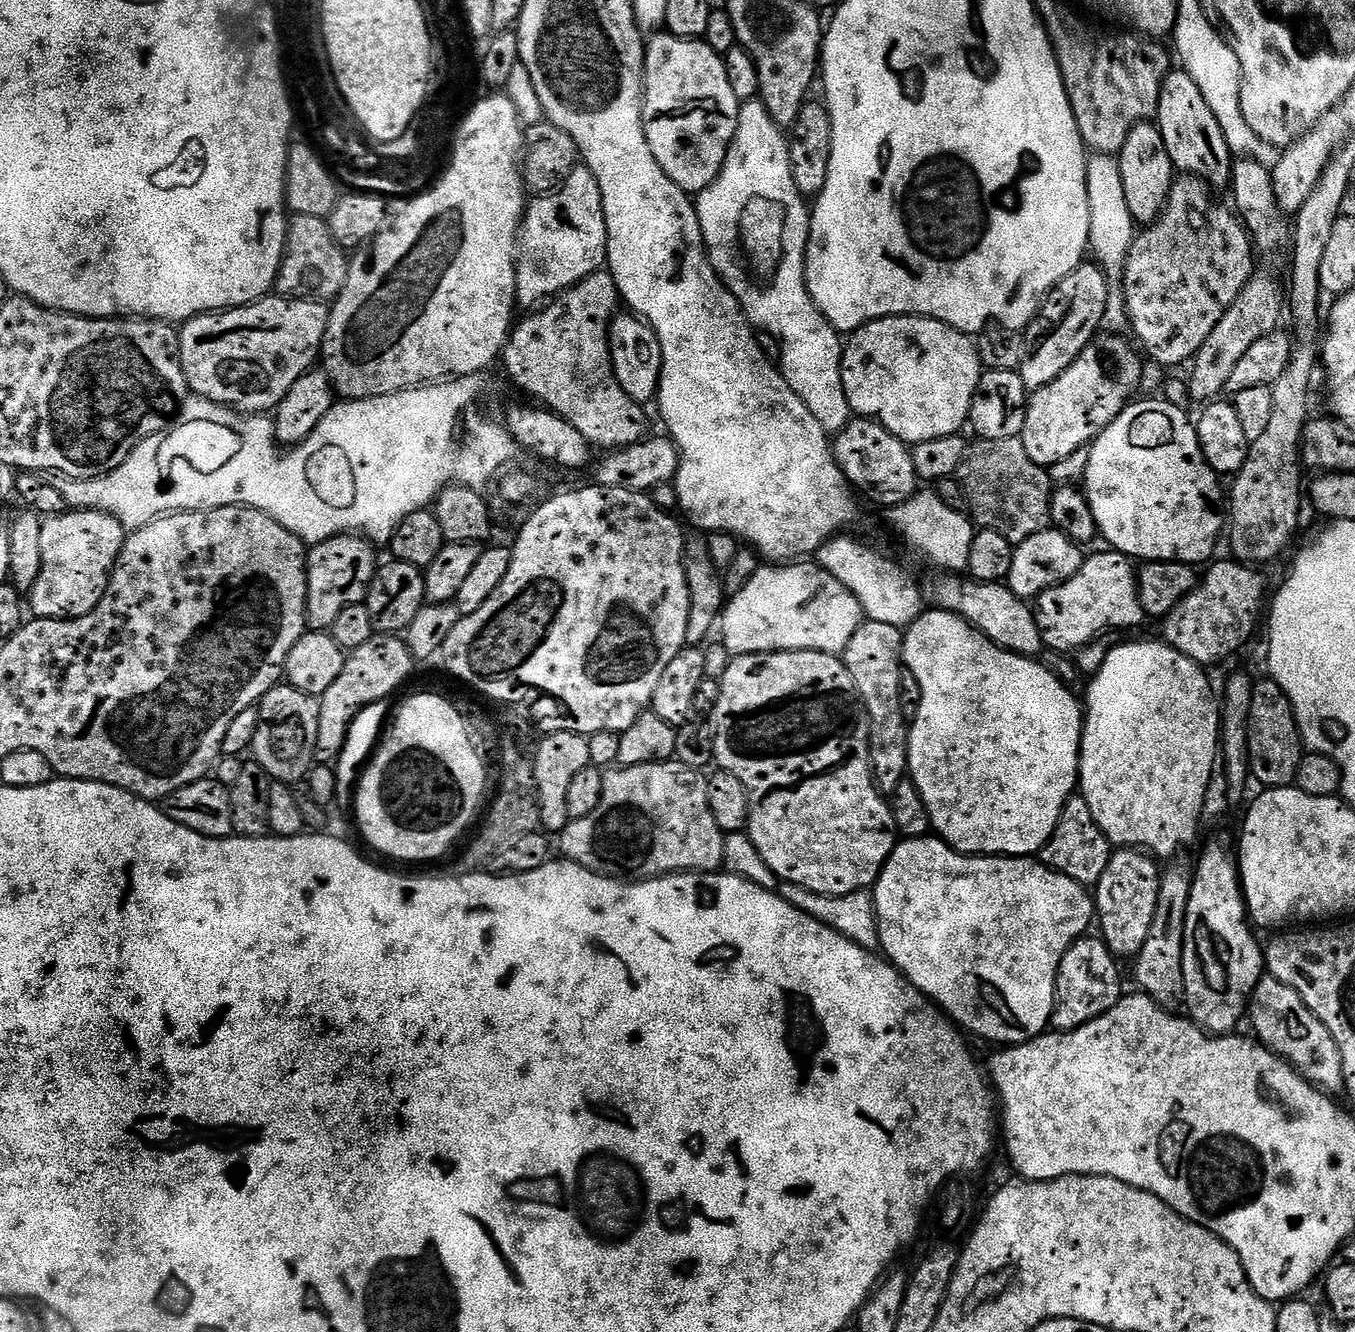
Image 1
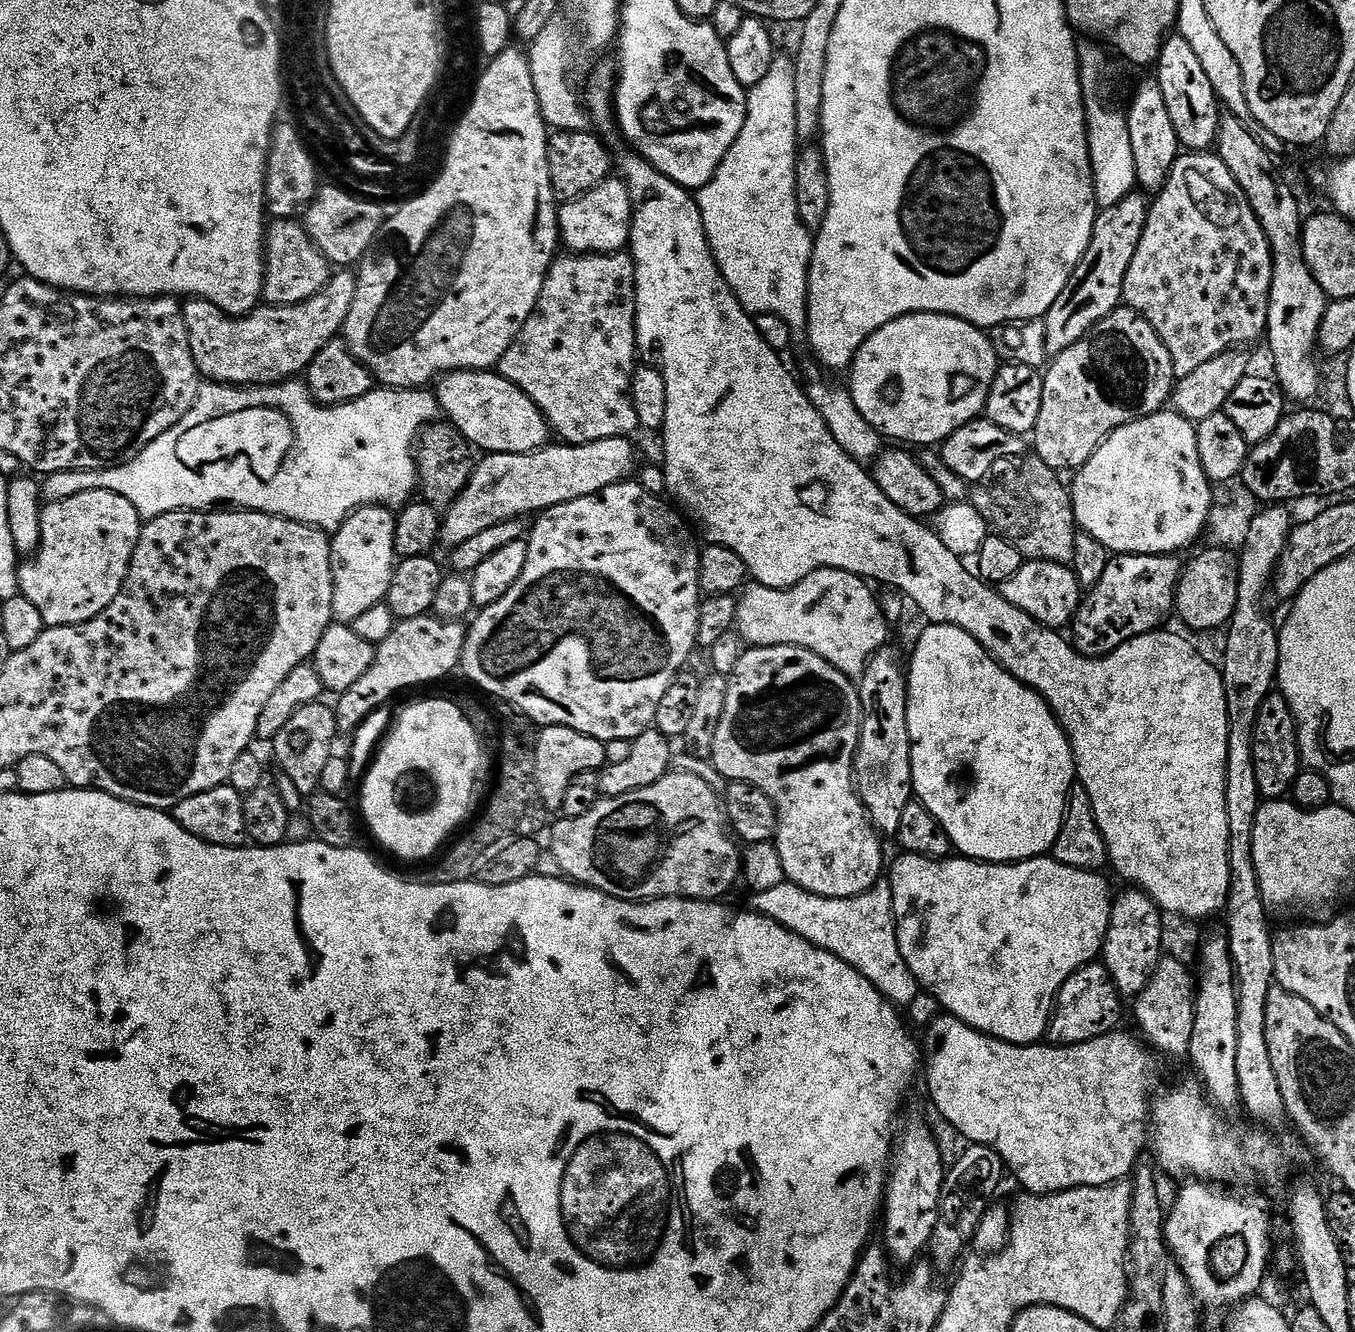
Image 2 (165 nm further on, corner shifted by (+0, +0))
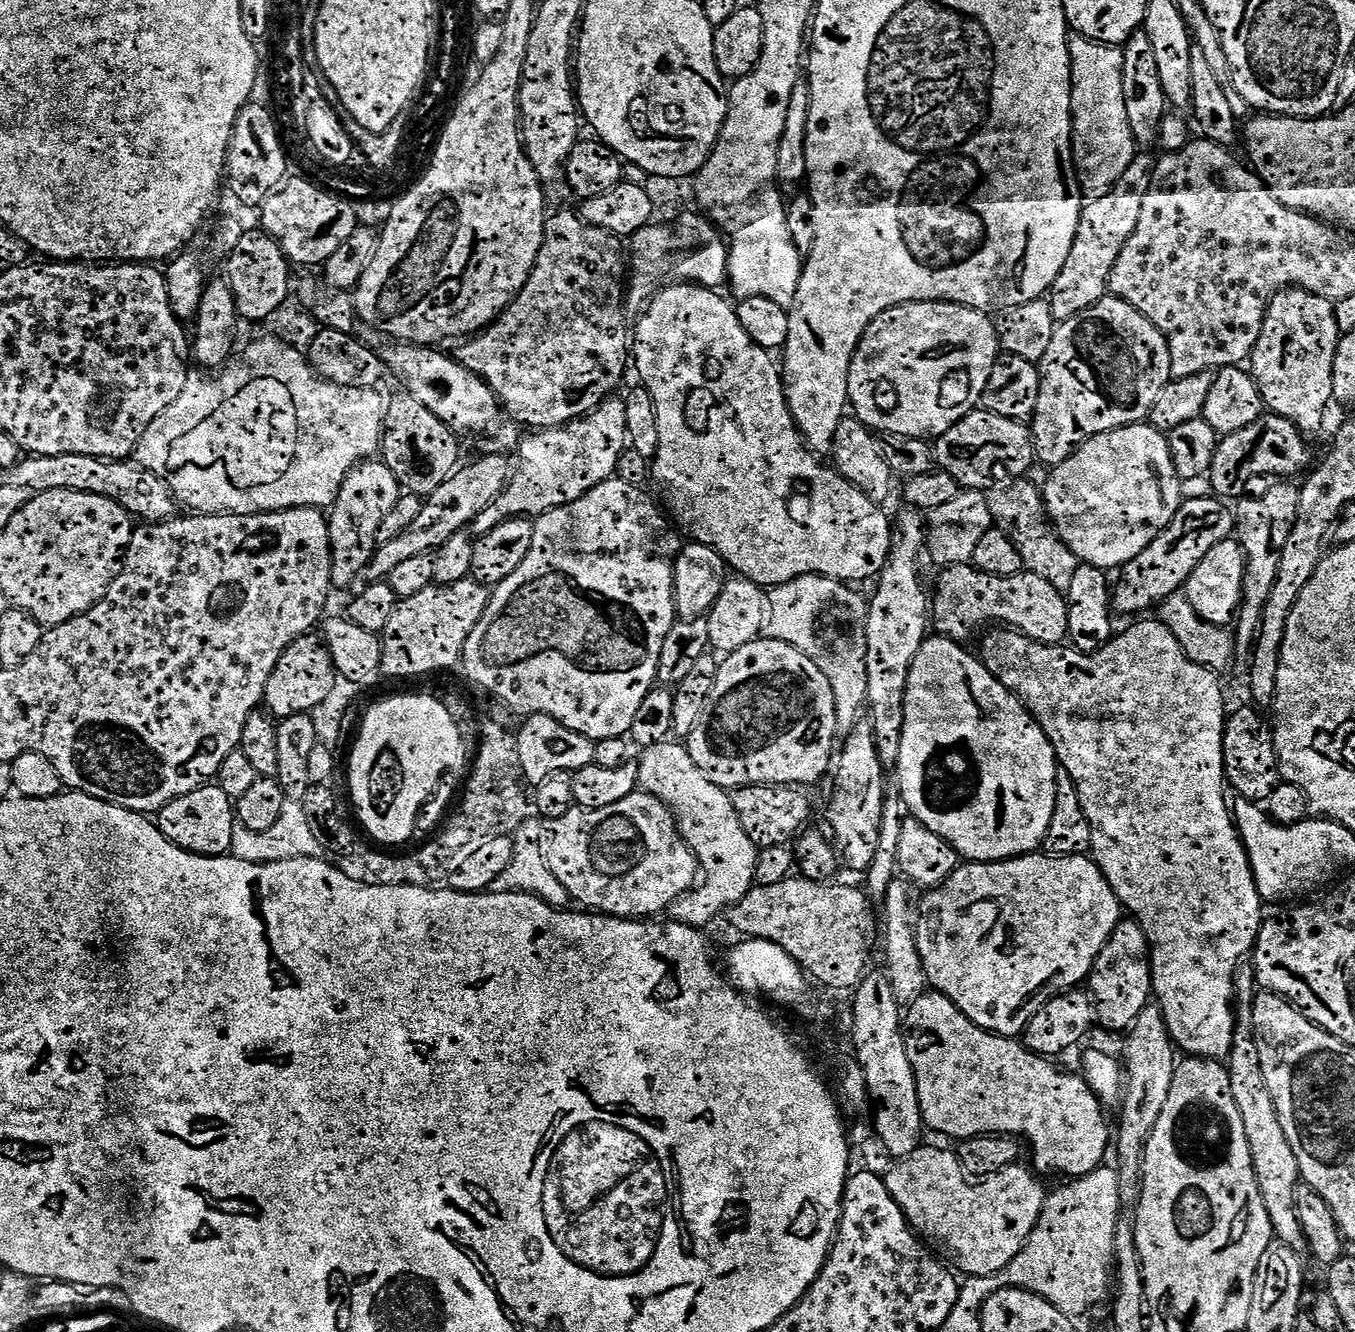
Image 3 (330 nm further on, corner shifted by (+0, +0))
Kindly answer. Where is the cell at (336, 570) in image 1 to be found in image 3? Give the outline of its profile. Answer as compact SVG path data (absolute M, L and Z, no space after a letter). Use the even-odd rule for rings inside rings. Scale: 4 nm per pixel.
M361 462L353 468L330 509L328 529L332 543L332 583L337 589L354 583L367 573L368 565L376 555L382 522L402 495L400 480L387 464L372 463L376 462Z

